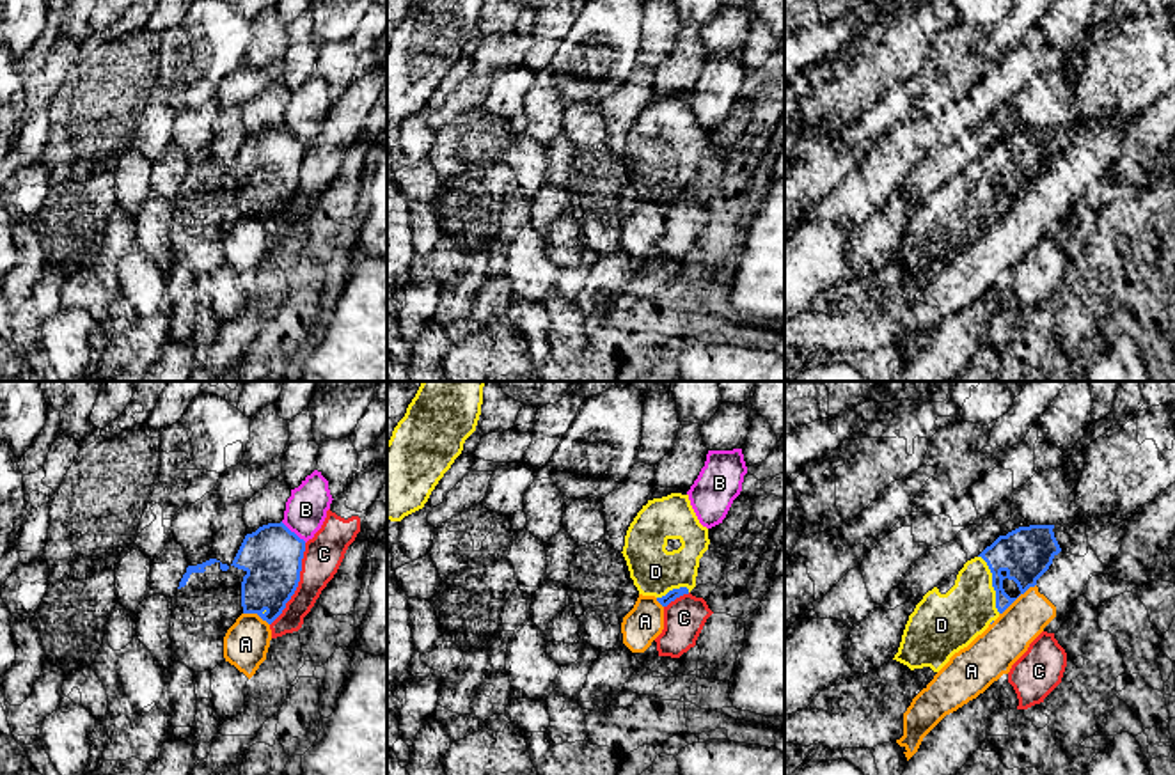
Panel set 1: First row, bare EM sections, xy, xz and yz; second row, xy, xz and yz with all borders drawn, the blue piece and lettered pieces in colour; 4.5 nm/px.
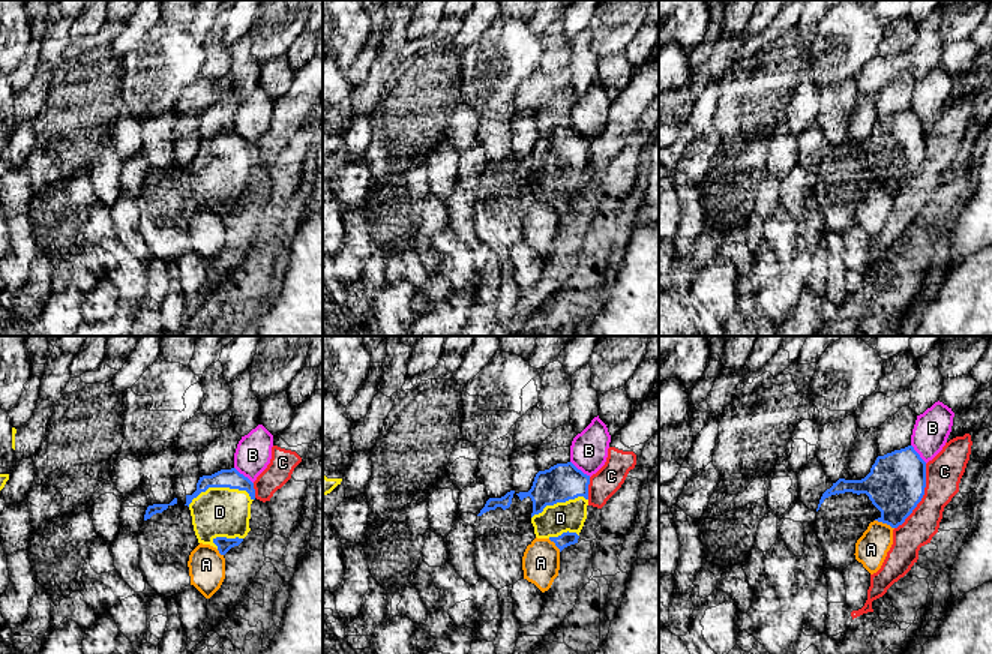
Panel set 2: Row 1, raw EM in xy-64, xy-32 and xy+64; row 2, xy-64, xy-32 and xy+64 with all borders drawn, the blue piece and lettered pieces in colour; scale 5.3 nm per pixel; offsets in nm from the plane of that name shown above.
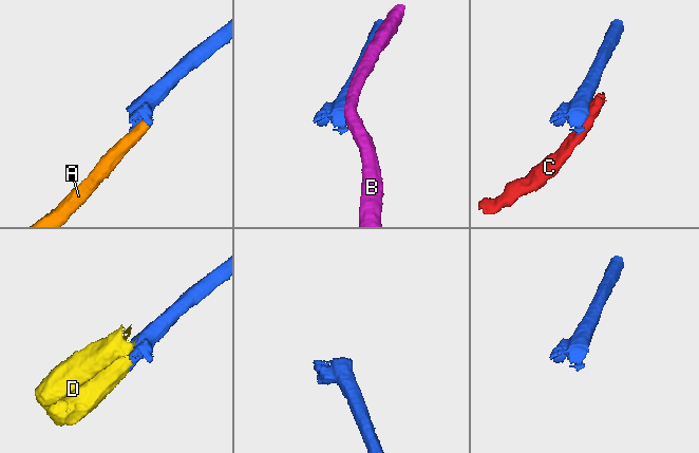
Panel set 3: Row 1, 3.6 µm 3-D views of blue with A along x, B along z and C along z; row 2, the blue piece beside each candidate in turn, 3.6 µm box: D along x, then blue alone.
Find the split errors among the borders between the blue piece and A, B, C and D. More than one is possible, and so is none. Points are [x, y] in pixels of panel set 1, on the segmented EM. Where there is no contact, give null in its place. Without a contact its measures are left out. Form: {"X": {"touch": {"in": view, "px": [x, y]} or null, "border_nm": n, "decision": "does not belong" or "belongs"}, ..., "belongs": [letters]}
{"A": {"touch": {"in": "yz", "px": [1017, 596]}, "border_nm": 220, "decision": "does not belong"}, "B": {"touch": {"in": "xy", "px": [293, 532]}, "border_nm": 150, "decision": "does not belong"}, "C": {"touch": {"in": "xy", "px": [297, 584]}, "border_nm": 400, "decision": "does not belong"}, "D": {"touch": {"in": "yz", "px": [993, 584]}, "border_nm": 280, "decision": "belongs"}, "belongs": ["D"]}

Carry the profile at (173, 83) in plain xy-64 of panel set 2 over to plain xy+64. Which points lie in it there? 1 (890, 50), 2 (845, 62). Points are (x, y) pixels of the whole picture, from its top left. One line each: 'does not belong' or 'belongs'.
1: does not belong
2: belongs

